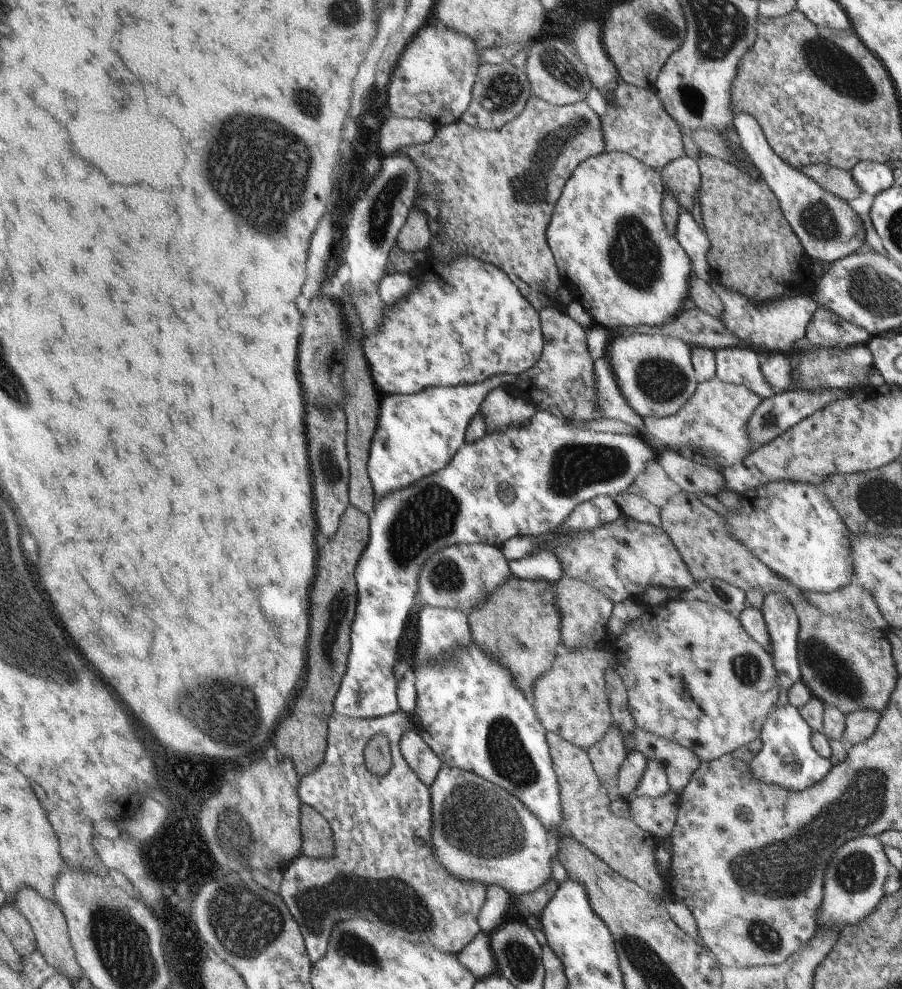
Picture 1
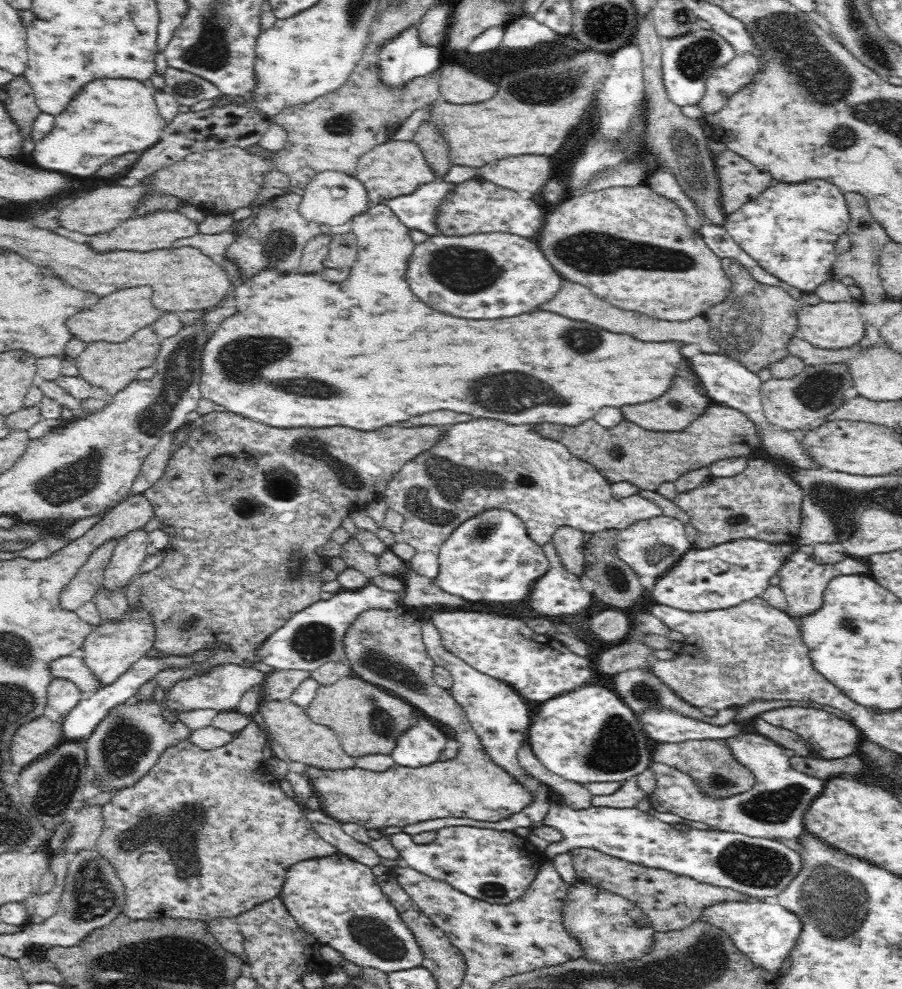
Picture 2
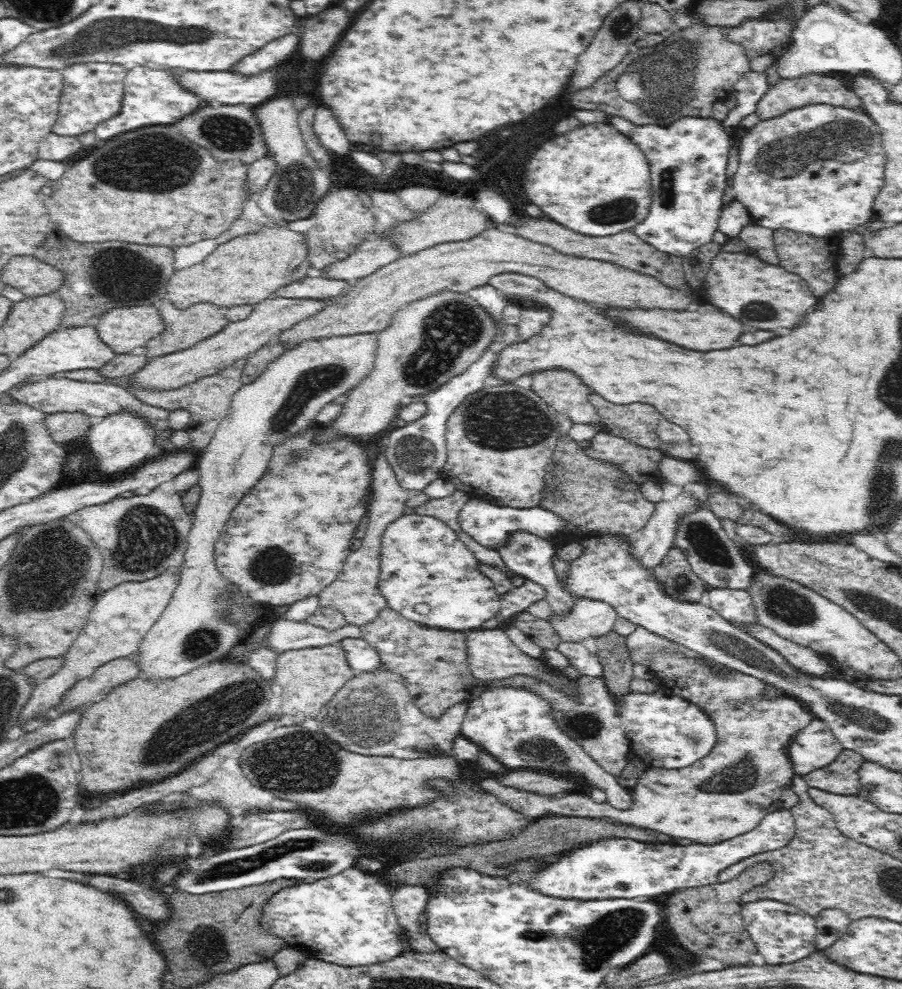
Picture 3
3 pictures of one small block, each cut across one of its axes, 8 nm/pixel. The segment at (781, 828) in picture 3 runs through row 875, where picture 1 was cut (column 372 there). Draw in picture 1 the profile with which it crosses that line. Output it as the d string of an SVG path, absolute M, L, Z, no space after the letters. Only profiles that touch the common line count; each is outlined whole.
M536 411L527 425L490 432L480 442L464 444L440 472L420 478L412 486L388 492L370 514L368 548L356 568L358 600L352 624L352 652L336 700L337 713L368 720L401 710L394 664L398 660L400 640L416 604L421 568L432 554L450 545L466 543L489 543L500 548L512 537L554 531L583 502L597 496L610 496L612 492L624 492L652 458L654 452L650 450L650 444L638 436L587 431L560 422L550 412Z

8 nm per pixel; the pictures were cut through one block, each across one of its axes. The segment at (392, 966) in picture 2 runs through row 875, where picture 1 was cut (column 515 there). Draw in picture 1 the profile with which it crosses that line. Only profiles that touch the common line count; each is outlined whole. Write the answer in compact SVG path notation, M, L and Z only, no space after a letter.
M431 256L419 266L422 284L394 306L386 304L382 326L376 334L361 338L373 381L385 395L409 395L438 386L488 382L490 378L512 377L533 368L544 354L544 330L536 307L518 290L504 270L478 258Z

